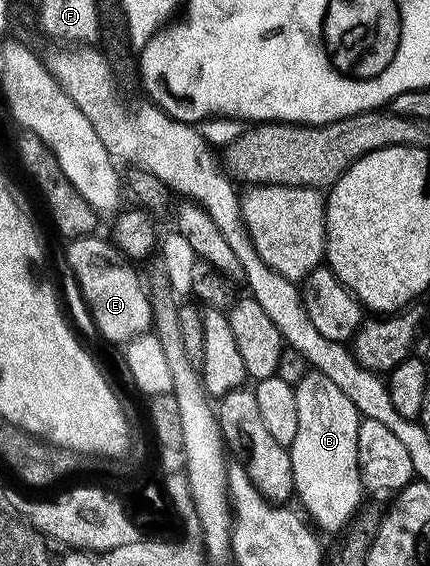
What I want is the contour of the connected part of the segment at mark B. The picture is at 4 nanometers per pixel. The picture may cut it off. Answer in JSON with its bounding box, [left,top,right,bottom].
[289,371,365,534]

